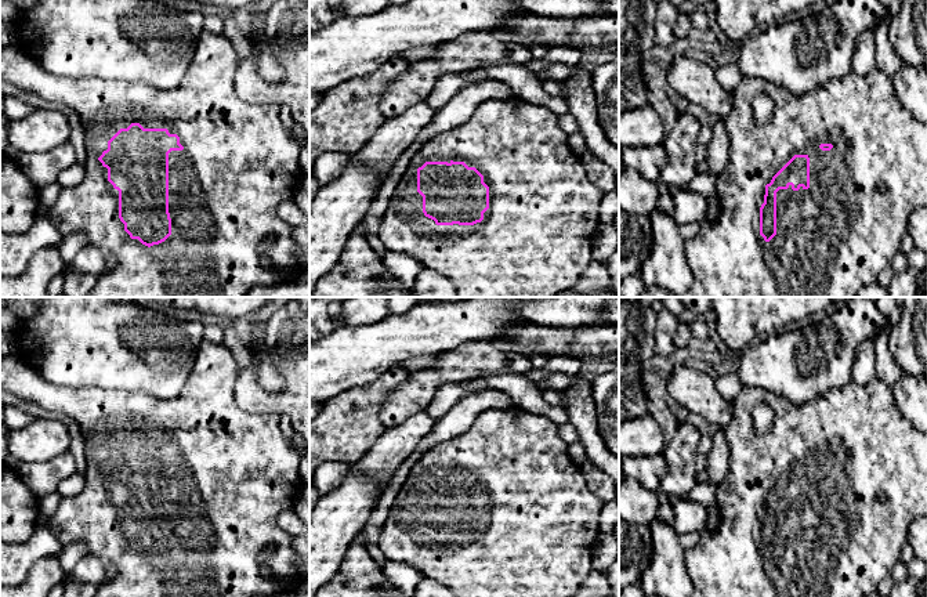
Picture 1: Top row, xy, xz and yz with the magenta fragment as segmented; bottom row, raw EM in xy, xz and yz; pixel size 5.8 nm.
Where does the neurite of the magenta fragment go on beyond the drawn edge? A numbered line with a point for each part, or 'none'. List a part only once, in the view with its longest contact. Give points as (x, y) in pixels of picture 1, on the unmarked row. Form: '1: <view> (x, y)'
1: xy (238, 473)

